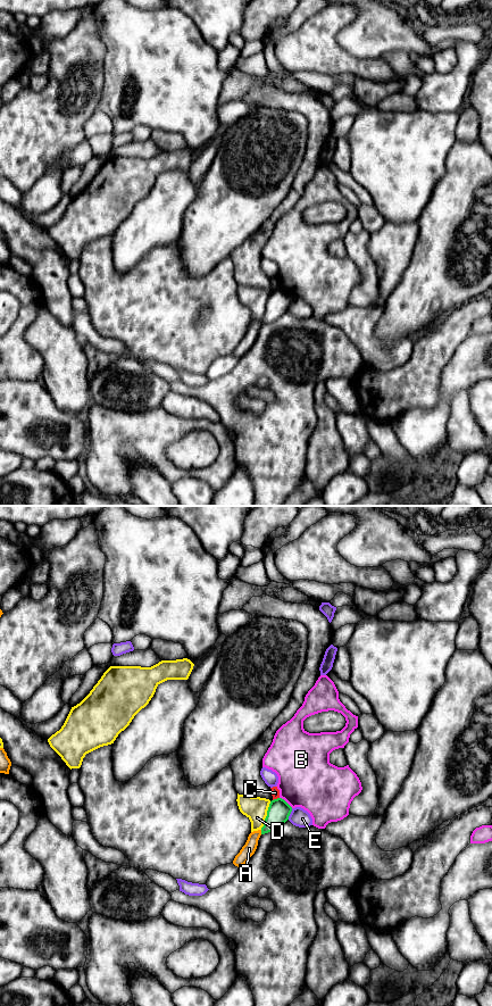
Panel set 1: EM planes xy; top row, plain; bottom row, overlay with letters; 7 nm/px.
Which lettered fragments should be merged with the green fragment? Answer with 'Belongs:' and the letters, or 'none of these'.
Belongs: none of these

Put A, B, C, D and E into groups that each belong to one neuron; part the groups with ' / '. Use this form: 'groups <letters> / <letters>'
groups A C / B / D / E

